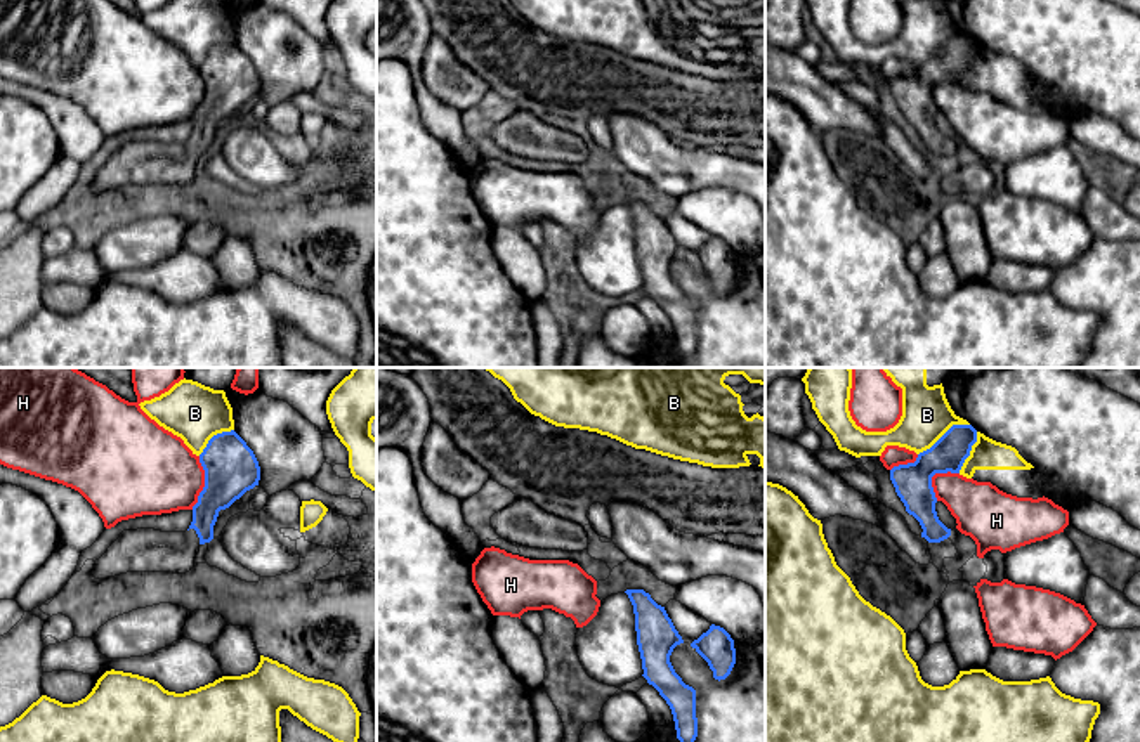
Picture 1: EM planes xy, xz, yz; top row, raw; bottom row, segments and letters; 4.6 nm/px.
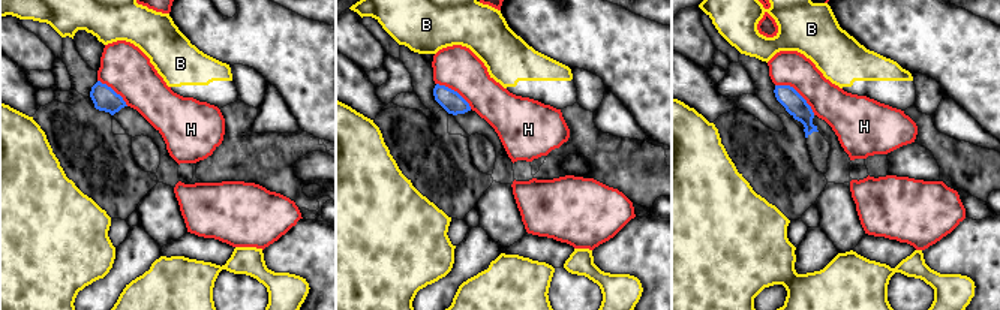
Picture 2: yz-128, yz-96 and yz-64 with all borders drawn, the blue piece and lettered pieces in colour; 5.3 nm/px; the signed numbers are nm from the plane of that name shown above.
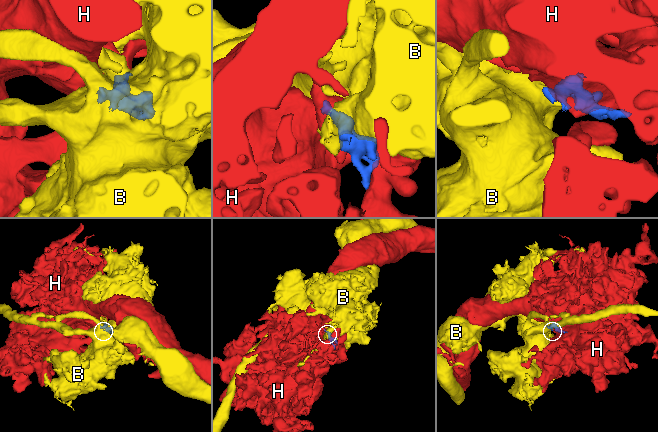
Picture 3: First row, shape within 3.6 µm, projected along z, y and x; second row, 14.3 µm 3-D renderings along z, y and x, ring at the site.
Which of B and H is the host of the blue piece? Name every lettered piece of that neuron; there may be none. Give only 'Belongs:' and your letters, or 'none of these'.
Belongs: none of these

